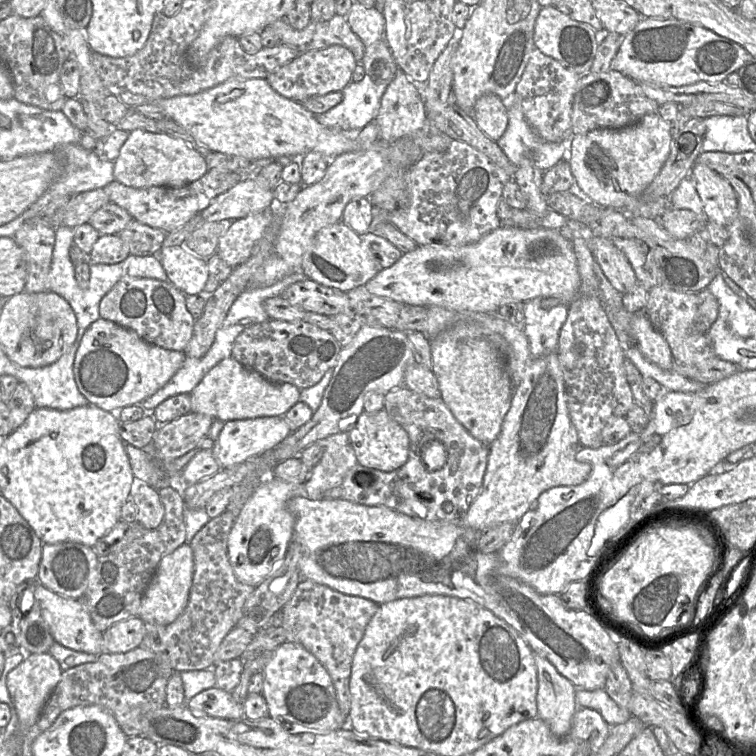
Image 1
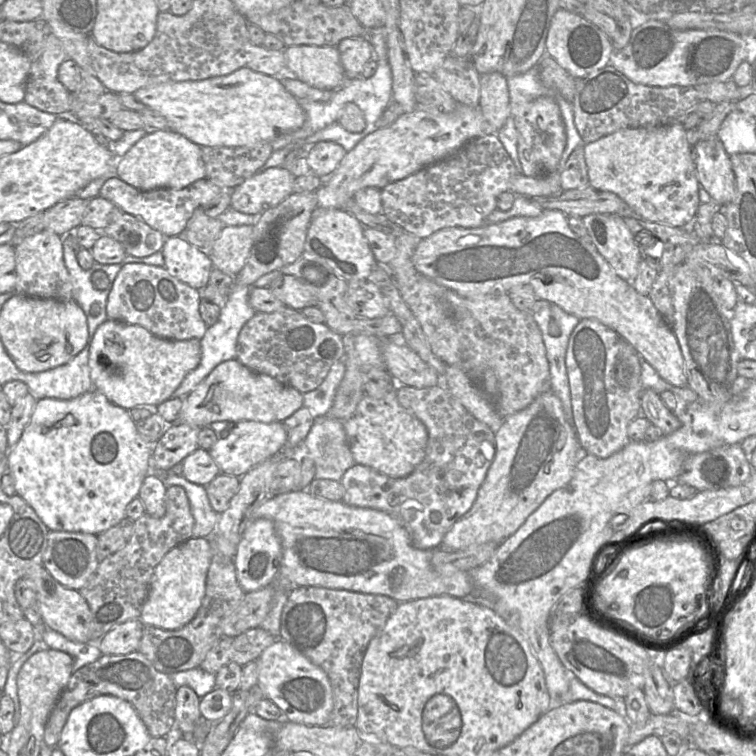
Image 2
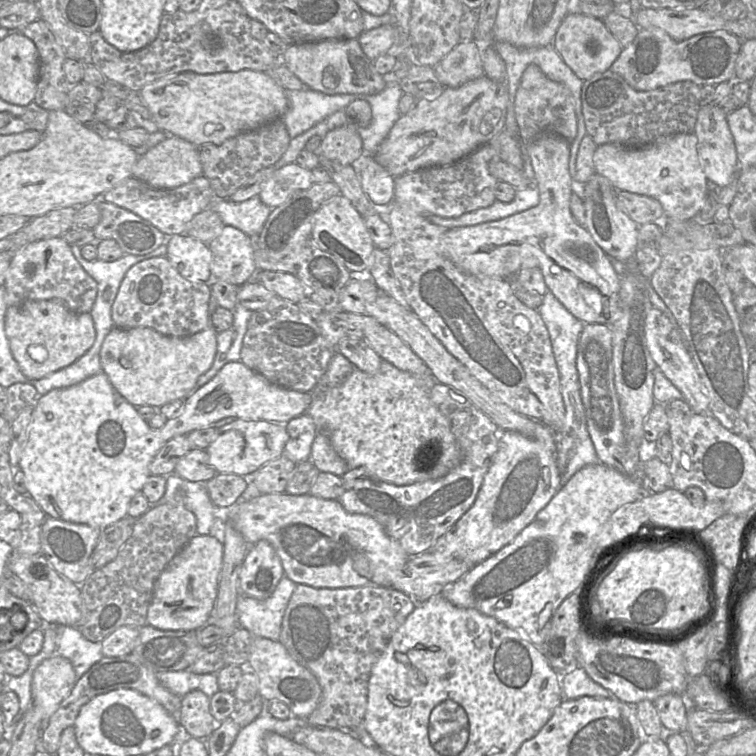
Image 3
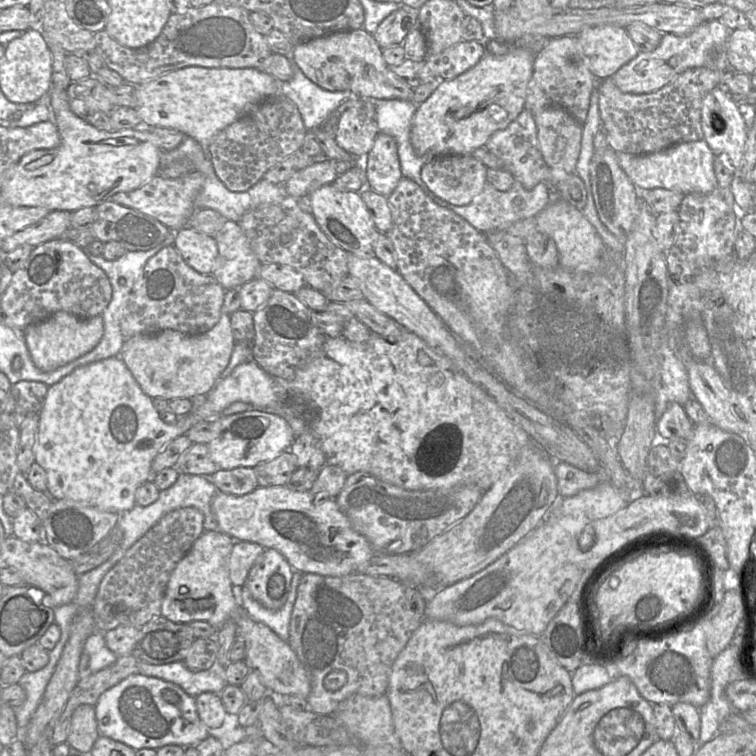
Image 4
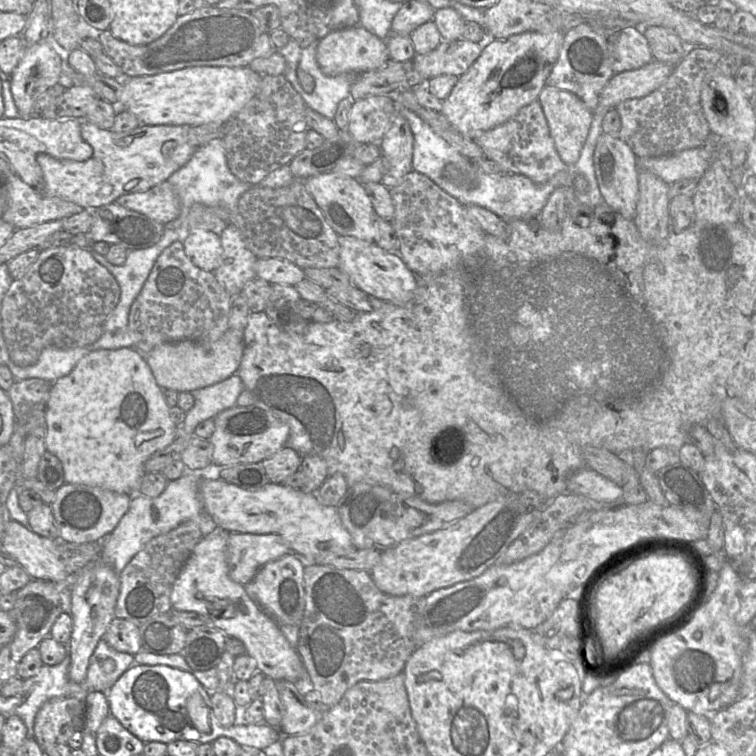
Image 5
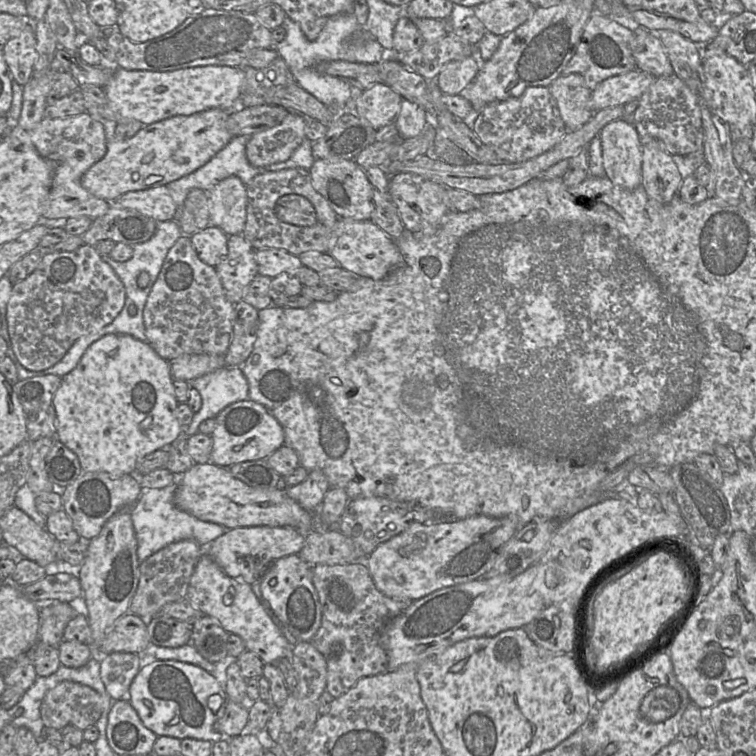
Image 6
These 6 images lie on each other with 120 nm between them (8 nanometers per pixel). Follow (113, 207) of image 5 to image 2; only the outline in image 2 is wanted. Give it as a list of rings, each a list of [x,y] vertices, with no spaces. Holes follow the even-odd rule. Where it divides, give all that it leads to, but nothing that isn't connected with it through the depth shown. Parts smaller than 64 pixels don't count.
[[[115,209],[113,219],[101,231],[101,234],[117,240],[127,255],[135,257],[145,257],[161,251],[166,239],[159,231],[151,228],[144,221],[119,209]]]

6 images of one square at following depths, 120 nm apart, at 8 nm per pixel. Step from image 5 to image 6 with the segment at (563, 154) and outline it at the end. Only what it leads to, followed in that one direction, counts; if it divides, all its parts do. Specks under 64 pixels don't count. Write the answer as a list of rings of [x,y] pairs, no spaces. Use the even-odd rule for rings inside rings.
[[[580,74],[560,76],[549,86],[555,99],[567,133],[574,132],[587,123],[594,115],[589,108],[591,90]]]

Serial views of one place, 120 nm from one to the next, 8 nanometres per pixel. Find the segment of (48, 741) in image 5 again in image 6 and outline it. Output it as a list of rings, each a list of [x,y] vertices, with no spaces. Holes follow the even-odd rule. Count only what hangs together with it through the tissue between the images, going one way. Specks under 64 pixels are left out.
[[[63,681],[50,689],[40,706],[44,727],[61,730],[72,725],[84,731],[94,726],[102,714],[102,699],[91,687]]]

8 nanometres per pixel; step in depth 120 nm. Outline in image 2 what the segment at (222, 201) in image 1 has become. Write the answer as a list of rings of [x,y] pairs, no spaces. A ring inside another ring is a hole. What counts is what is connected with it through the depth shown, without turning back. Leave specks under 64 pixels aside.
[[[282,166],[270,167],[231,190],[230,208],[245,214],[261,214],[293,193],[295,176]]]

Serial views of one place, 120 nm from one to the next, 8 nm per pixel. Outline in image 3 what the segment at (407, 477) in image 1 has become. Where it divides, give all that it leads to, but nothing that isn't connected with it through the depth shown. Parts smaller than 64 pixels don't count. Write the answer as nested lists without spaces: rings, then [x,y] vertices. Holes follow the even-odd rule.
[[[435,383],[430,389],[430,399],[433,402],[433,404],[446,416],[446,418],[450,422],[452,432],[456,438],[457,444],[458,444],[460,452],[461,452],[461,459],[460,459],[459,463],[449,473],[447,473],[445,476],[443,476],[439,479],[427,480],[427,481],[417,482],[417,483],[413,483],[413,484],[409,484],[409,485],[394,485],[392,483],[380,480],[379,478],[372,475],[370,472],[368,472],[364,468],[349,469],[342,476],[342,493],[339,496],[339,498],[337,499],[347,512],[369,515],[369,516],[373,517],[374,519],[376,519],[384,527],[386,533],[391,538],[396,540],[409,556],[419,555],[426,551],[431,550],[433,548],[433,546],[435,545],[436,541],[451,526],[453,526],[458,521],[458,519],[460,519],[460,517],[473,505],[473,503],[477,497],[477,494],[480,490],[480,487],[482,485],[482,482],[484,480],[484,477],[498,451],[500,432],[506,431],[506,430],[501,430],[487,415],[485,415],[478,408],[476,408],[464,393],[454,389],[451,386],[448,386],[445,384],[440,384],[440,383]]]

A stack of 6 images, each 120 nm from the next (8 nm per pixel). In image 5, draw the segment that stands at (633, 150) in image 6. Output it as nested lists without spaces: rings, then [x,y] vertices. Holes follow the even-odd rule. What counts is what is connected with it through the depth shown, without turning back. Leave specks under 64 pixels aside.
[[[601,134],[597,142],[593,163],[596,180],[606,204],[627,219],[634,219],[639,199],[638,157],[619,137]]]

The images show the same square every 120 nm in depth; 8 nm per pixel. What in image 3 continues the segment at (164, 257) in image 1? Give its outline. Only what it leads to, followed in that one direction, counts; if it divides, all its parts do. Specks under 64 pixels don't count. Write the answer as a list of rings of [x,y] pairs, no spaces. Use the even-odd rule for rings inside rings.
[[[172,235],[167,242],[166,258],[186,280],[211,283],[212,255],[208,243],[188,235]]]

